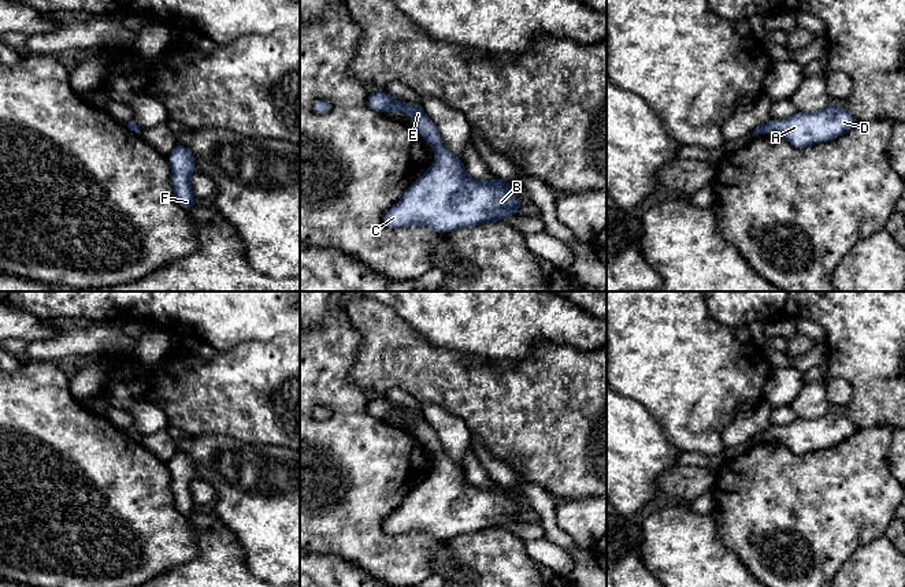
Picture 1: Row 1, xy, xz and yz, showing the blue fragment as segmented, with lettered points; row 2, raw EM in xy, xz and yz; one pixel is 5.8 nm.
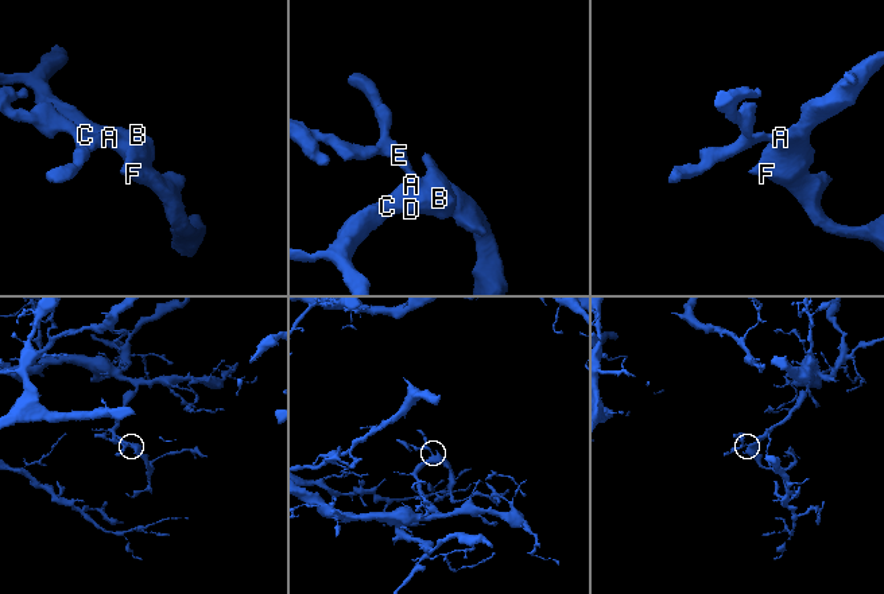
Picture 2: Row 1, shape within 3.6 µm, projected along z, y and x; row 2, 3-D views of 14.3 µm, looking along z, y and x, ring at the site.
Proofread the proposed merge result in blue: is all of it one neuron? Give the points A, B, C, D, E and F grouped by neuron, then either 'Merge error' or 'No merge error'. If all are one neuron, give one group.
Groups: A B C D E F. No merge error

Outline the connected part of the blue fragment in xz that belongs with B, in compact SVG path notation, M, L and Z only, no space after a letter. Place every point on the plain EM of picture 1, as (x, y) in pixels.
M383 395L372 397L367 412L382 420L411 421L415 436L435 460L435 469L386 517L385 534L396 536L420 531L446 540L522 519L518 499L511 491L496 483L481 488L467 482L463 465L444 452L437 432L420 410L405 410Z

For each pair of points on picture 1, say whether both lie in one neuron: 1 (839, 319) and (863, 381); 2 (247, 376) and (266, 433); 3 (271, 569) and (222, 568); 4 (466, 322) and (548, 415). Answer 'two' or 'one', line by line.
1: one
2: one
3: two
4: two

